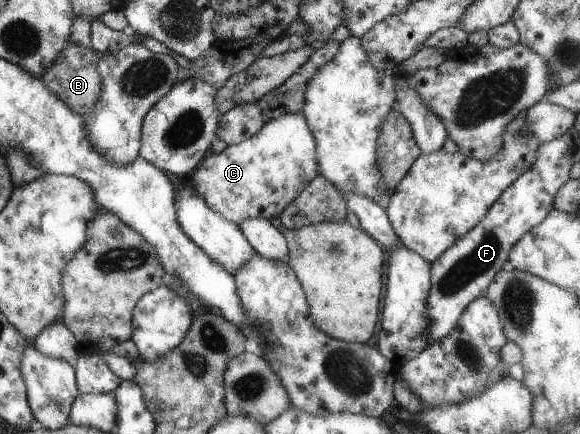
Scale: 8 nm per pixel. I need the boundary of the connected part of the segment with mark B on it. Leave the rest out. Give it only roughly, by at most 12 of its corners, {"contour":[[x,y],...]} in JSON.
{"contour":[[75,16],[72,35],[42,77],[74,112],[101,95],[102,53],[91,22]]}

